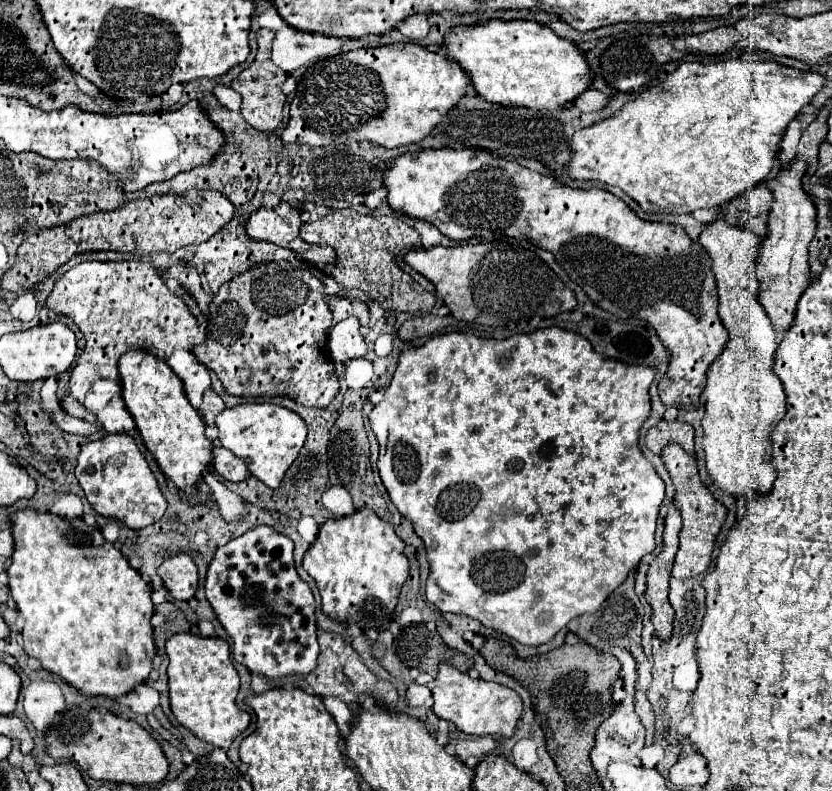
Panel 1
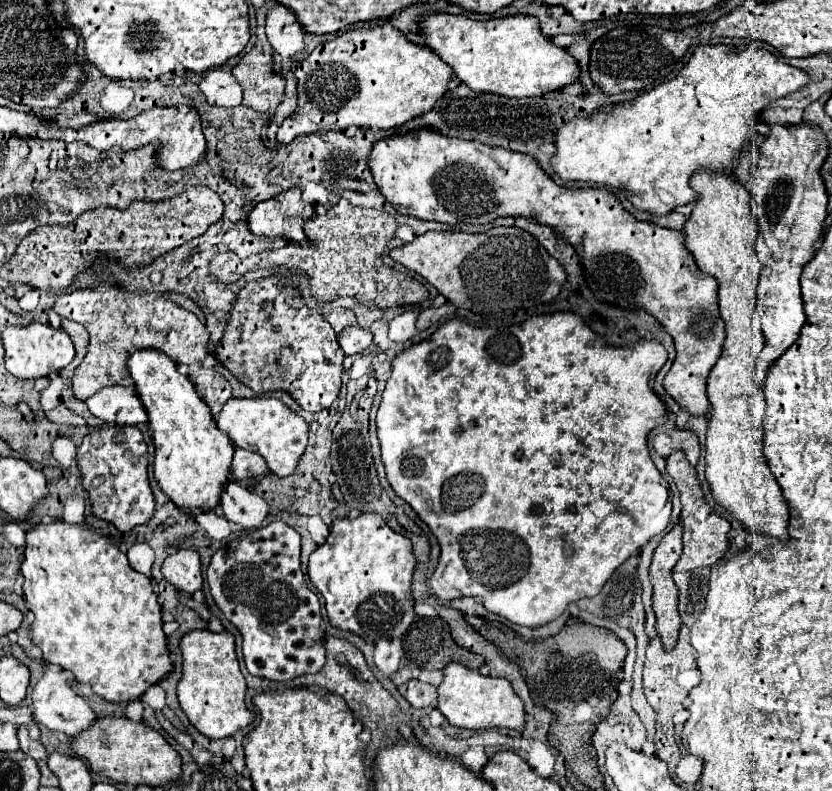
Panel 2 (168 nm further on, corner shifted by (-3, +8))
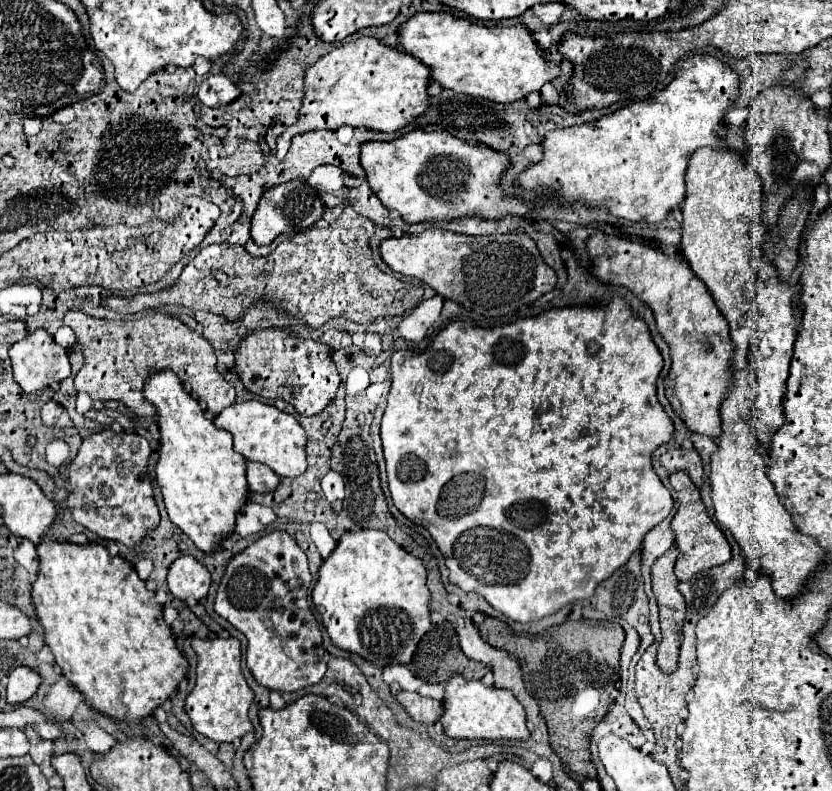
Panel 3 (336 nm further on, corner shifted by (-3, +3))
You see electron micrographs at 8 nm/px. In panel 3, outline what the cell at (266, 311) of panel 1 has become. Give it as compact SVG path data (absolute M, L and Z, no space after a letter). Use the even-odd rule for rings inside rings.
M280 328L258 330L248 334L236 350L234 370L242 378L244 386L262 398L282 398L296 408L302 416L322 412L332 404L340 386L340 376L330 356L330 348L320 340L302 340Z

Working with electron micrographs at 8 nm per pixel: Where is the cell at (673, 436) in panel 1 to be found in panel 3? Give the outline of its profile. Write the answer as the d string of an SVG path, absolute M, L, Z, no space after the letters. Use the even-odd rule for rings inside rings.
M672 448L666 454L660 456L660 464L666 468L666 472L688 472L692 482L700 488L702 486L702 458L696 450L684 450L684 448Z

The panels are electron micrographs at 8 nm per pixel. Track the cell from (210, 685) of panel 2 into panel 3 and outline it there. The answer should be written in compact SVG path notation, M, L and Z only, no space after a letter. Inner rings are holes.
M192 638L192 648L198 654L196 686L186 698L186 712L196 732L214 742L234 742L252 732L248 708L254 700L254 692L248 688L240 670L240 640L236 638Z

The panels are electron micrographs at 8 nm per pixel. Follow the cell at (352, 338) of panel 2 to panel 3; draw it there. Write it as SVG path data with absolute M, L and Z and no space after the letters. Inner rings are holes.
M366 332L366 340L364 340L364 352L368 356L378 356L382 352L382 338L380 334L372 334L372 332Z

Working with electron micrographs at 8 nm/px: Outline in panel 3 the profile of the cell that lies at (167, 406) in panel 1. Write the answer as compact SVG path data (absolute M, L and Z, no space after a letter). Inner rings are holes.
M170 370L154 372L144 388L144 396L158 410L160 422L160 460L156 464L156 480L164 496L164 504L170 520L186 534L190 540L206 554L212 554L220 548L220 544L236 532L236 516L242 506L248 502L248 482L246 482L246 460L236 454L232 448L232 436L226 430L218 430L212 426L212 420L204 416L200 404L184 390Z

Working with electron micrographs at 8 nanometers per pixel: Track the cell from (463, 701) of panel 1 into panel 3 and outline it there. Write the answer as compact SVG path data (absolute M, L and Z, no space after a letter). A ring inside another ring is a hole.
M456 674L446 682L444 694L444 714L440 718L444 734L458 740L528 740L530 732L526 728L526 714L522 704L510 694L510 690L484 686L480 680L466 680Z

